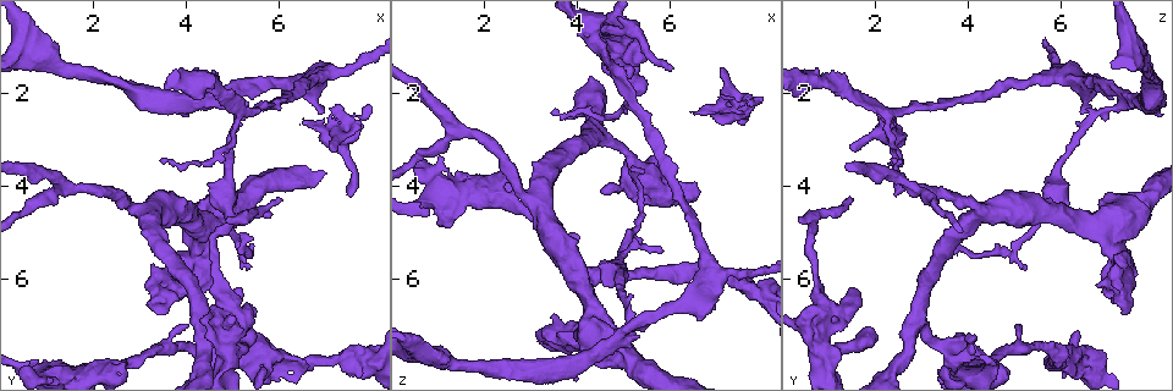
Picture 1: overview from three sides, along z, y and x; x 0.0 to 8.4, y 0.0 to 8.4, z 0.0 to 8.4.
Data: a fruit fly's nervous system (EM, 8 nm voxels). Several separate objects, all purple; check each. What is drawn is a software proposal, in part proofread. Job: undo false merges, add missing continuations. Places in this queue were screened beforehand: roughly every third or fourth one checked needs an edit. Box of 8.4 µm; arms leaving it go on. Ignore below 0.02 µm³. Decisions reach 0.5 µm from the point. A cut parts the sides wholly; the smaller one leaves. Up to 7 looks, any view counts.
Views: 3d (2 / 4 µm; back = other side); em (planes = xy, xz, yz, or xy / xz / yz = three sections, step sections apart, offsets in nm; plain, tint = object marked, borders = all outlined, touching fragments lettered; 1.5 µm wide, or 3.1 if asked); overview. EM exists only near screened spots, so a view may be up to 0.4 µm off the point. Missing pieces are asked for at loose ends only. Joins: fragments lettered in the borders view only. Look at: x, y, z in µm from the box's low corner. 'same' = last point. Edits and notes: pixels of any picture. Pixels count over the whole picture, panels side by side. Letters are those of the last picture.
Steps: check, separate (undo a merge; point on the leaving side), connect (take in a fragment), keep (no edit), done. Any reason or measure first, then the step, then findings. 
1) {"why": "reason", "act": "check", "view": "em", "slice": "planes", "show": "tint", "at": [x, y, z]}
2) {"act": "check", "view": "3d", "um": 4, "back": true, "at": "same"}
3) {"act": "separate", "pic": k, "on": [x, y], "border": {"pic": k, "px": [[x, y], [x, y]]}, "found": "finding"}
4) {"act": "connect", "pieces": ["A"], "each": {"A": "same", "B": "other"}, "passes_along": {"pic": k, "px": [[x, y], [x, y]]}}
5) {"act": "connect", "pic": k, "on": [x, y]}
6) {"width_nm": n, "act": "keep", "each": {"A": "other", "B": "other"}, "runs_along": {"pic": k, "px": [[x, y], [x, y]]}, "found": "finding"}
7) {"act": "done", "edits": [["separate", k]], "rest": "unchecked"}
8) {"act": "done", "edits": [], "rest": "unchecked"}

{"why": "free end", "act": "check", "view": "em", "slice": "planes", "show": "plain", "at": [6.95, 2.35, 6.65]}

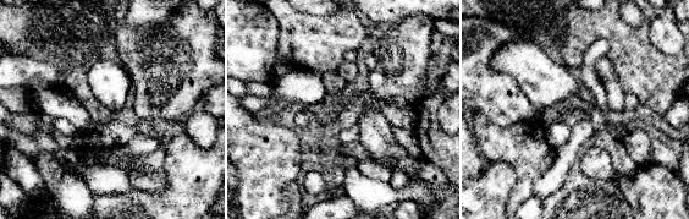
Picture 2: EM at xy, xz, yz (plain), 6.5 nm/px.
{"act": "check", "view": "em", "slice": "planes", "show": "borders", "at": "same"}

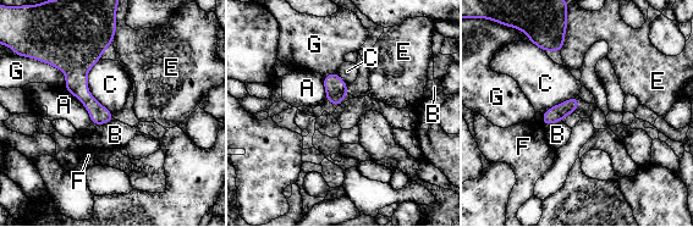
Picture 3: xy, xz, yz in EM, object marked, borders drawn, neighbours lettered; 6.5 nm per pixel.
{"longest_contact_nm": ["C", 280], "act": "keep", "each": {"A": "other", "B": "other", "C": "other", "E": "other", "F": "other", "G": "other"}, "border": {"pic": 3, "px": [[575, 95], [550, 106], [540, 121]]}, "found": "none of them fits"}

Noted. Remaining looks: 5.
{"why": "thick end", "act": "check", "view": "em", "slice": "planes", "show": "borders", "at": [3.55, 5.60, 7.20]}

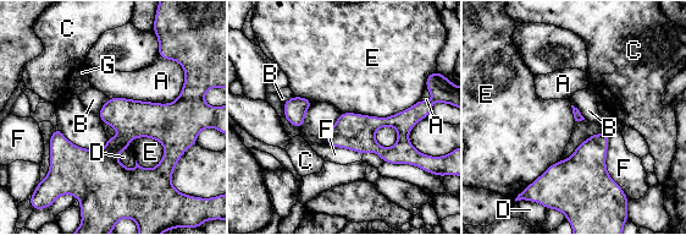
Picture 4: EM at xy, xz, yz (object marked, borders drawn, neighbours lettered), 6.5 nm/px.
{"act": "keep", "each": {"A": "other", "B": "other", "C": "other", "D": "other", "E": "other", "F": "other", "G": "other"}, "found": "none of them fits"}

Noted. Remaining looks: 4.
{"why": "calibre changes", "act": "check", "view": "em", "slice": "planes", "show": "borders", "at": [4.85, 6.75, 0.85]}

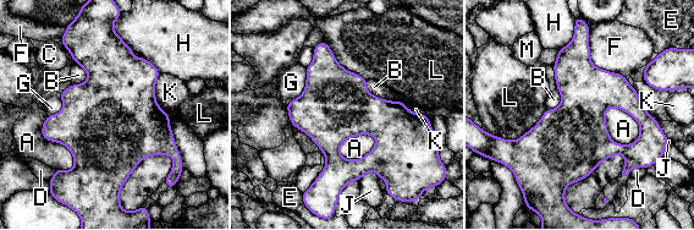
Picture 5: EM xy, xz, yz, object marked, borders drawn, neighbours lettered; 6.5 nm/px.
{"width_nm": 420, "act": "keep", "each": {"A": "other", "B": "other", "C": "other", "D": "other", "E": "other", "F": "other", "G": "other", "H": "other", "J": "other", "K": "other", "L": "other", "M": "other"}, "border": {"pic": 5, "px": [[607, 108], [637, 121], [635, 142]]}, "found": "one neuron here"}

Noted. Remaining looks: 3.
{"act": "done", "edits": [], "rest": "unchecked"}

